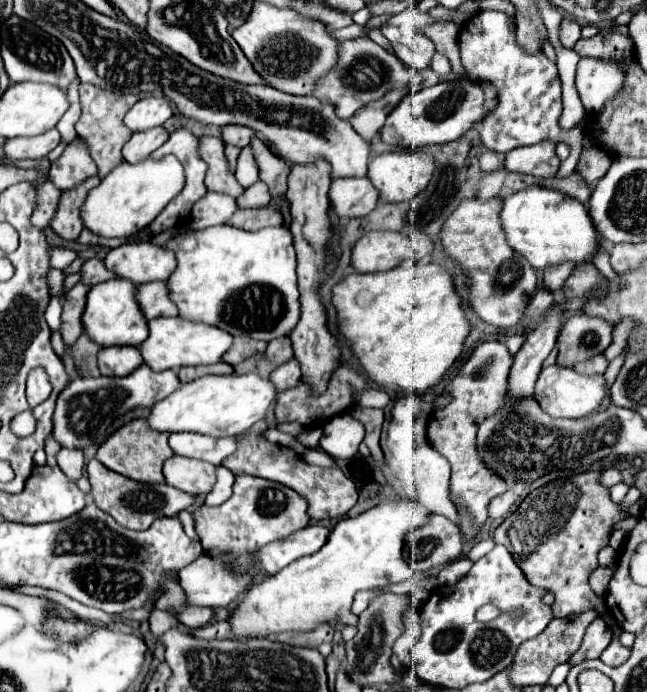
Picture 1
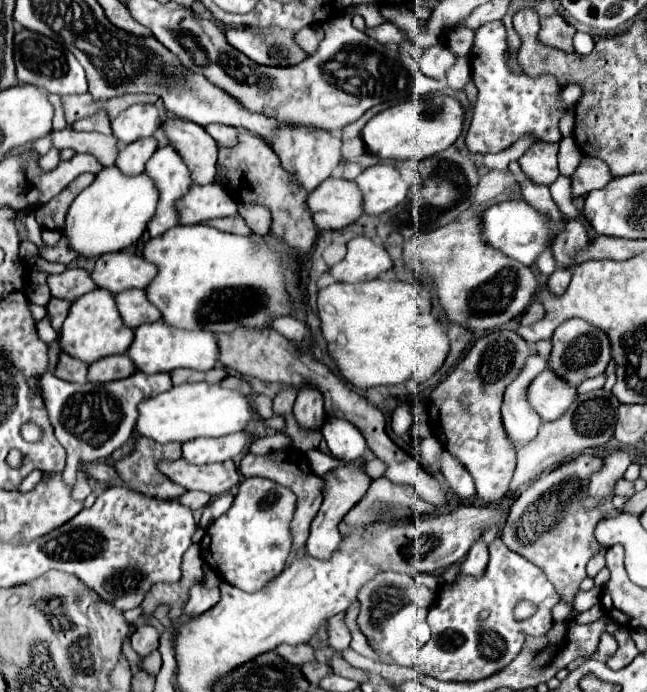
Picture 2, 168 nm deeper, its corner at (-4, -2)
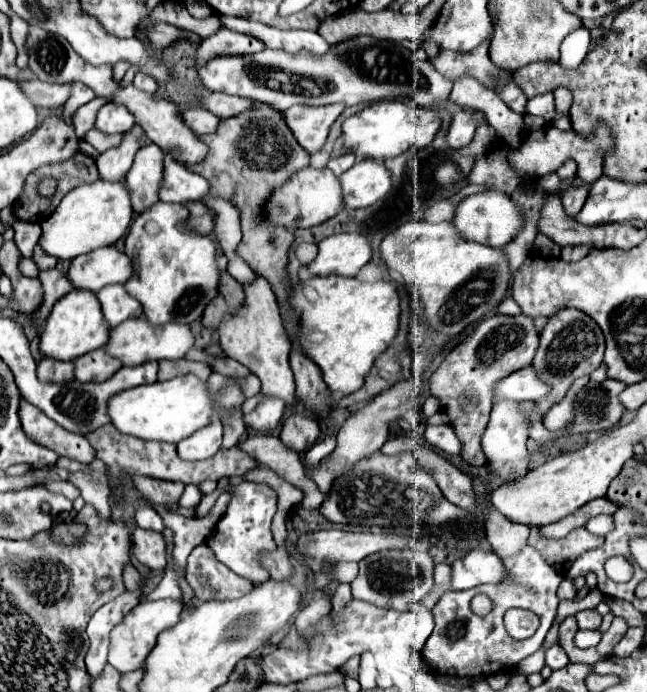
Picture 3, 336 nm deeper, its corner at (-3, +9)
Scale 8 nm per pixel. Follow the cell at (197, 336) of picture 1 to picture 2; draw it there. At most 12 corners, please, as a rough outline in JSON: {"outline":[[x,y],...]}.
{"outline":[[164,320],[134,330],[130,360],[146,374],[210,370],[218,338]]}

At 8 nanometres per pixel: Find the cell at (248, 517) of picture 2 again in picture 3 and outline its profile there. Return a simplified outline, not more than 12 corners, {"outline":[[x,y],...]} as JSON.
{"outline":[[269,485],[233,487],[207,537],[215,557],[255,585],[269,579],[261,553],[277,495]]}

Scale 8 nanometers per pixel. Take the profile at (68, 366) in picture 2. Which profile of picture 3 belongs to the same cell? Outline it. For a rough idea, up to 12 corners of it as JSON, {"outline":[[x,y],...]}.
{"outline":[[45,357],[37,377],[45,383],[73,381],[73,363]]}

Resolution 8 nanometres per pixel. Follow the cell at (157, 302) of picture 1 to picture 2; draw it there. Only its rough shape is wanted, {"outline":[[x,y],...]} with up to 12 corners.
{"outline":[[142,288],[116,294],[130,328],[162,320]]}

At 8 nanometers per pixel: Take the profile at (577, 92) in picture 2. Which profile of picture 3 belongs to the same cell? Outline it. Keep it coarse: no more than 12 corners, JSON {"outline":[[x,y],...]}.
{"outline":[[553,93],[529,99],[527,115],[541,115],[559,129],[571,127],[569,116],[555,111]]}

